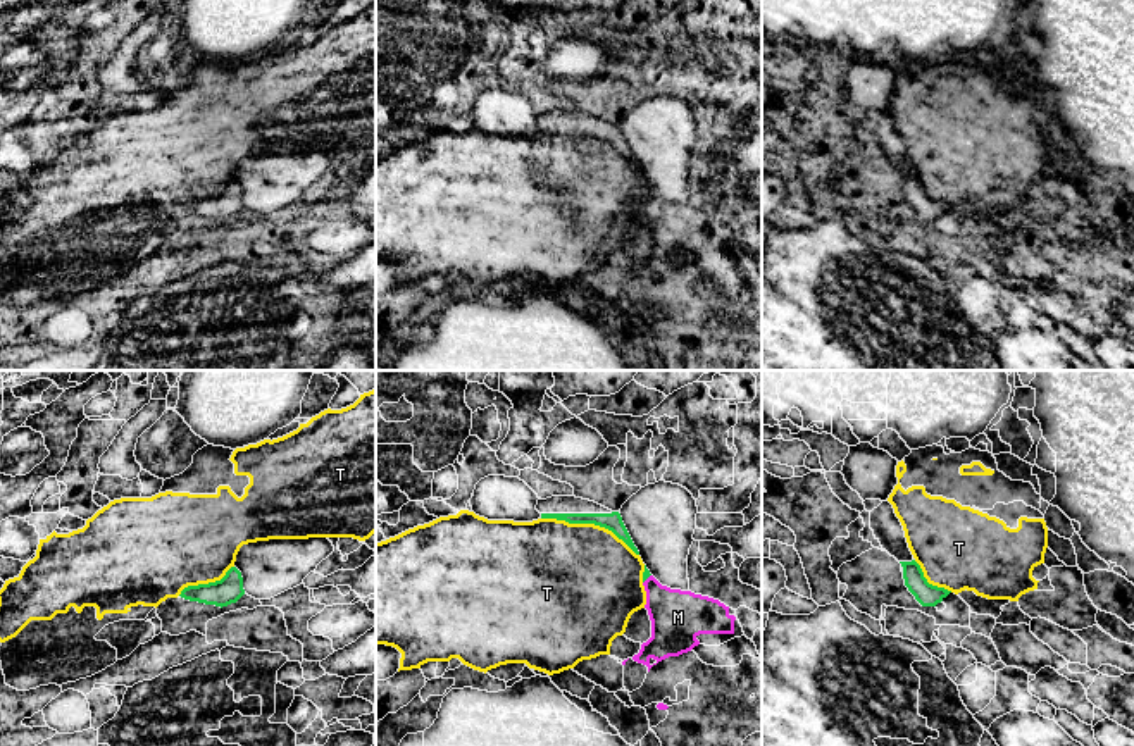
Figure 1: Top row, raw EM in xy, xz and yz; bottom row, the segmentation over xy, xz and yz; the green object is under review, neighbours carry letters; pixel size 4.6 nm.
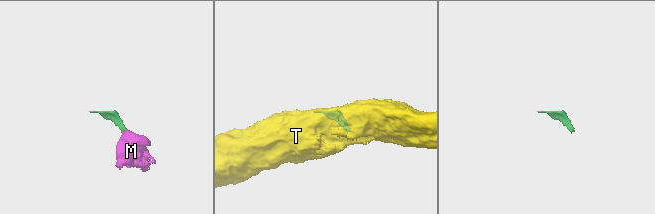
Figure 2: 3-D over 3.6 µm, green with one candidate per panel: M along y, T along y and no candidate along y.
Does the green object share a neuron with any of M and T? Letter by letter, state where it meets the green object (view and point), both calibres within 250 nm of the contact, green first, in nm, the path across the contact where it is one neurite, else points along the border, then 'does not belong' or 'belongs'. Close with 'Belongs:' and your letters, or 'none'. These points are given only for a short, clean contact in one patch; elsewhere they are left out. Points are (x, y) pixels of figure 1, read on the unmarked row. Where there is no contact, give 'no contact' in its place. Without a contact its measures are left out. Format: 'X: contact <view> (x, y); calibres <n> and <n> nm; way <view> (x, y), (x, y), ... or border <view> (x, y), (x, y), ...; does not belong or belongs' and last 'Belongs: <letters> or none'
M: contact xz (647, 192); calibres 40 and 240 nm; way xz (647, 188), (647, 192), (659, 212), (678, 231); belongs
T: contact xz (590, 136); calibres 80 and 480 nm; does not belong
Belongs: M

